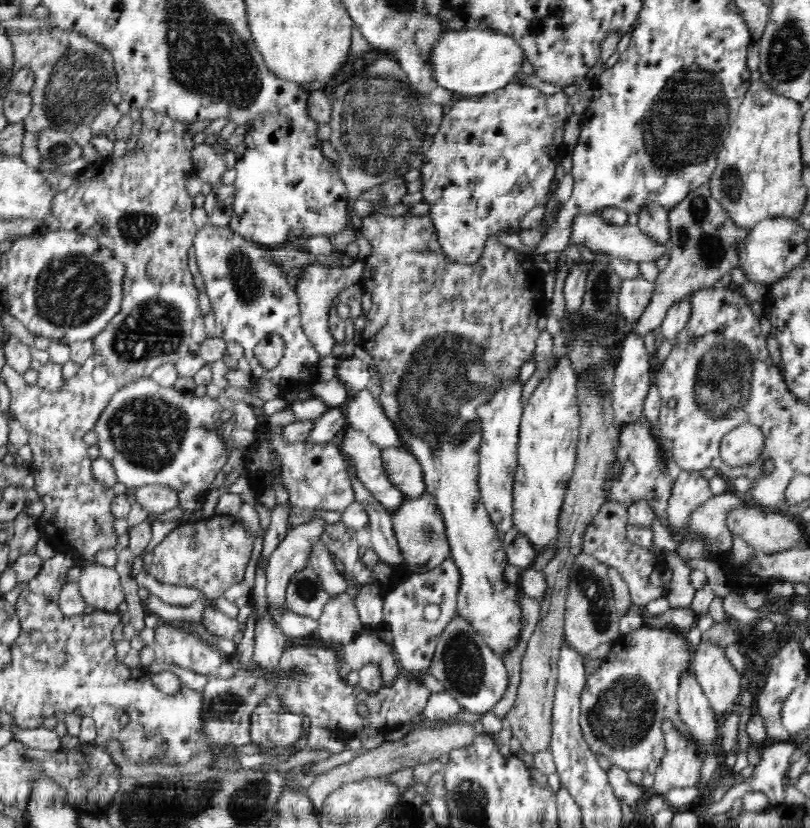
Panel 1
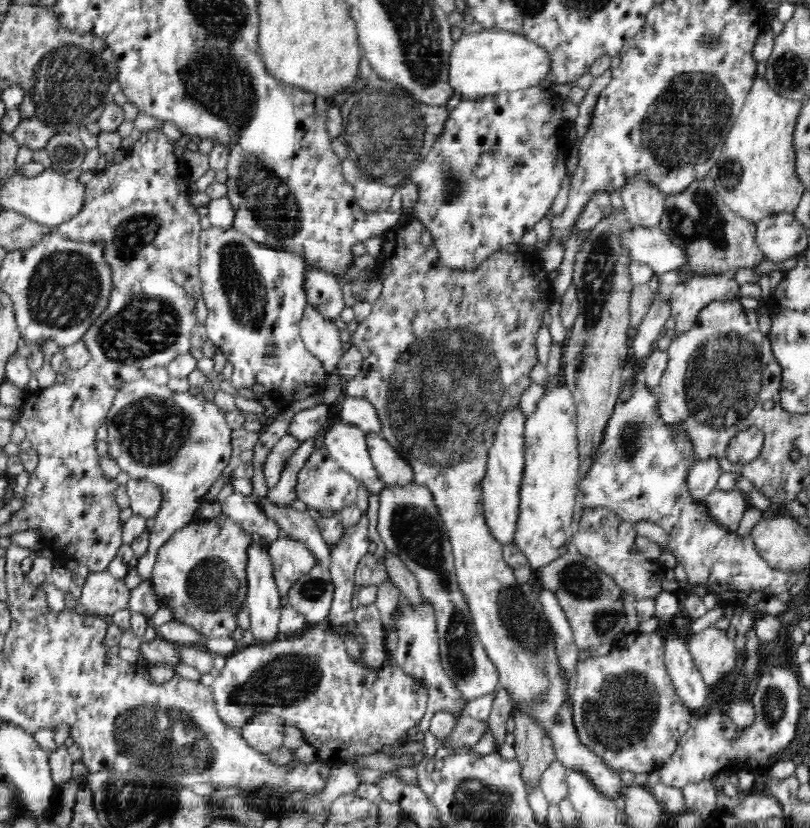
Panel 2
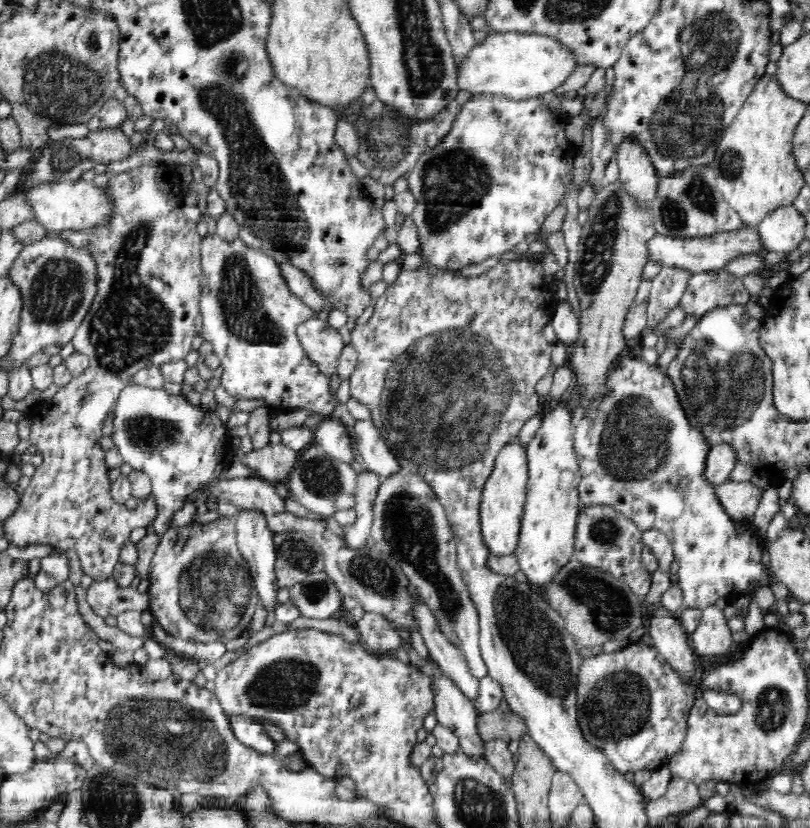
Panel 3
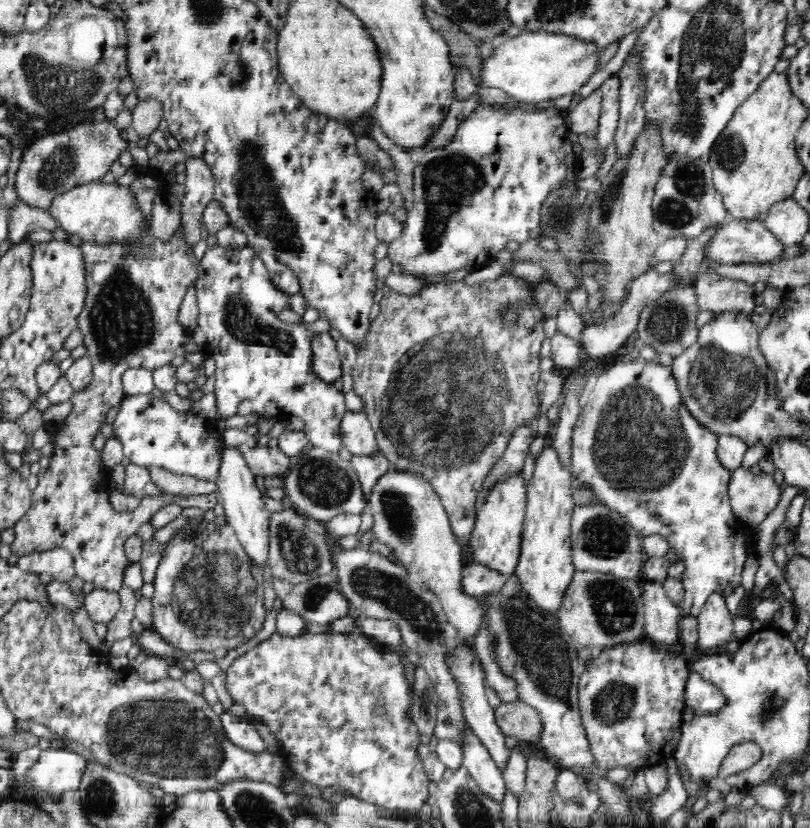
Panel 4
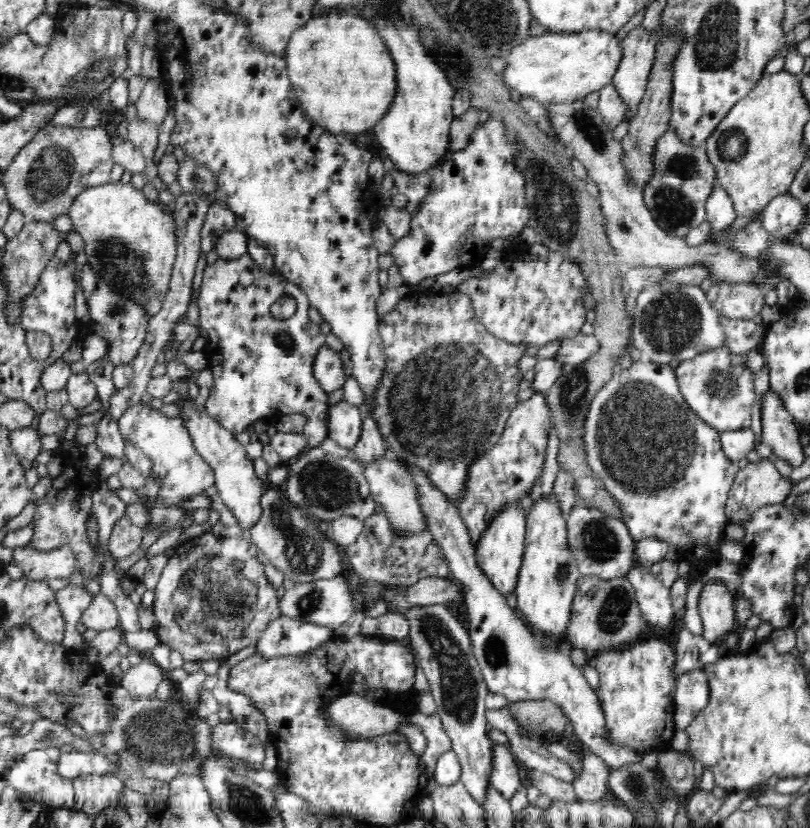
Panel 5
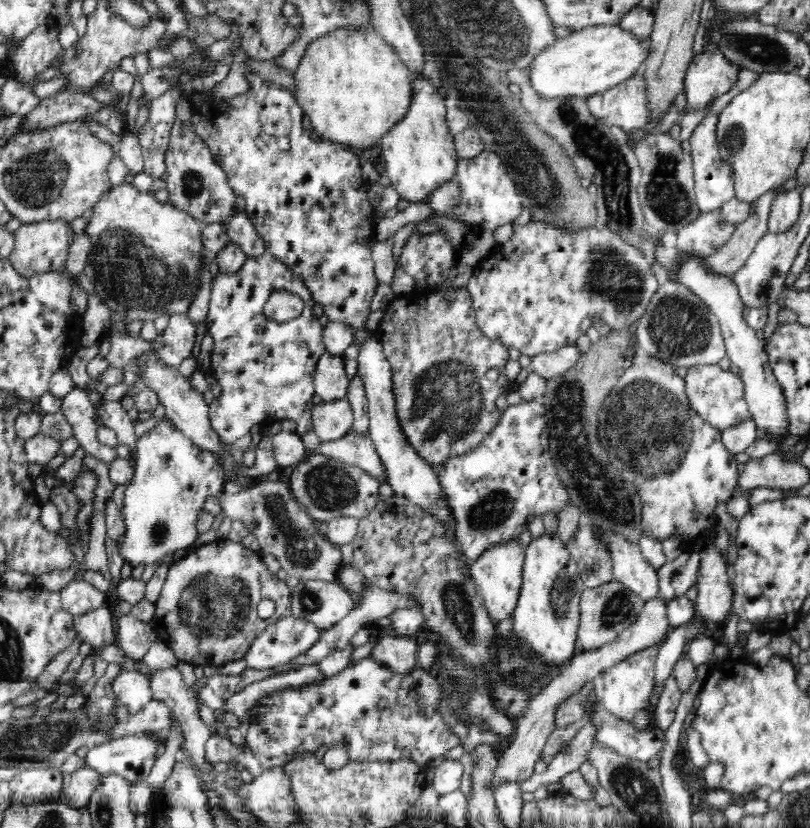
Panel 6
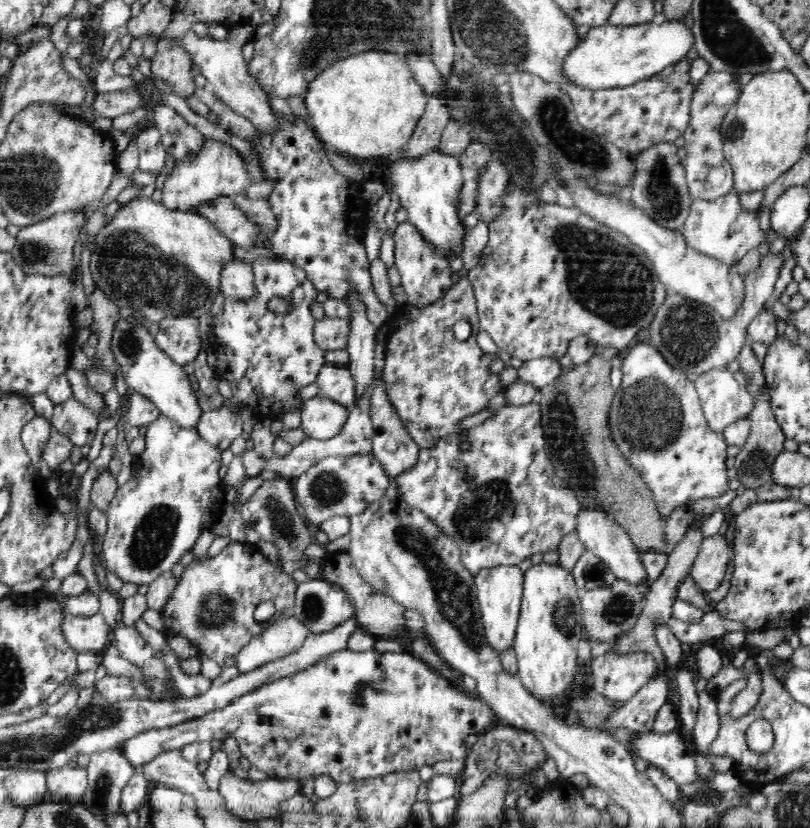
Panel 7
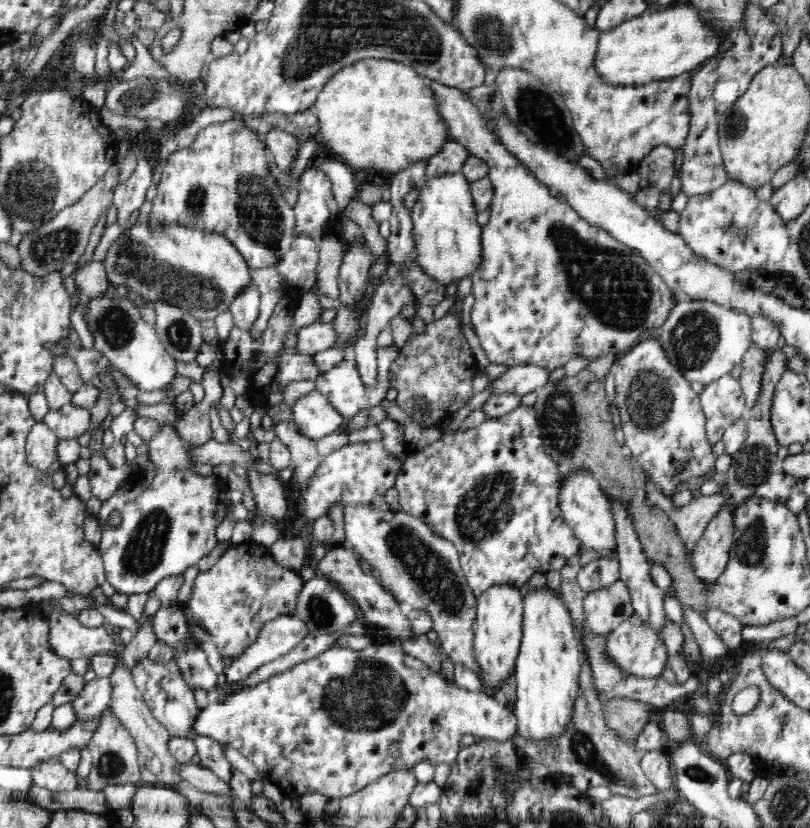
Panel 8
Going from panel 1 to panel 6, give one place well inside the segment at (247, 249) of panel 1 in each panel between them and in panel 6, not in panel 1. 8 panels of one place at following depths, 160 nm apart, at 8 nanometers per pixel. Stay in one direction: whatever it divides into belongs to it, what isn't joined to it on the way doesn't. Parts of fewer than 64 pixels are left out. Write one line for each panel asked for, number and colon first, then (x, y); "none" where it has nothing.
2: (255, 297)
3: (249, 315)
4: (264, 365)
5: (261, 366)
6: (265, 369)

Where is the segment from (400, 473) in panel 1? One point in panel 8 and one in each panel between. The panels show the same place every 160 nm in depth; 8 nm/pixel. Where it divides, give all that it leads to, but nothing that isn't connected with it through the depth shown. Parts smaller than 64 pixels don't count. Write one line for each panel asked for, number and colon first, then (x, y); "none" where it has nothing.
2: (393, 470)
3: (375, 453)
4: (357, 434)
5: (345, 420)
6: (331, 420)
7: (321, 418)
8: (315, 417)

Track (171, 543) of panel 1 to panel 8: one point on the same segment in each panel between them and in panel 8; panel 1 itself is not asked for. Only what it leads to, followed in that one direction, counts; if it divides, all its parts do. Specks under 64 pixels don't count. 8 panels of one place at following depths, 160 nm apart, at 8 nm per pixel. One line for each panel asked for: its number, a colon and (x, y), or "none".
2: (200, 574)
3: (200, 589)
4: (211, 596)
5: (213, 598)
6: (207, 614)
7: (213, 605)
8: (243, 591)

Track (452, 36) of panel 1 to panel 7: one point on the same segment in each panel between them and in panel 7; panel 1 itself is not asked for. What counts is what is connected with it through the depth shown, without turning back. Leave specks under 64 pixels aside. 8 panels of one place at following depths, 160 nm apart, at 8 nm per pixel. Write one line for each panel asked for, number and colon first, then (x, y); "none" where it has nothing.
2: (481, 65)
3: (517, 65)
4: (535, 66)
5: (557, 67)
6: (593, 60)
7: (612, 56)

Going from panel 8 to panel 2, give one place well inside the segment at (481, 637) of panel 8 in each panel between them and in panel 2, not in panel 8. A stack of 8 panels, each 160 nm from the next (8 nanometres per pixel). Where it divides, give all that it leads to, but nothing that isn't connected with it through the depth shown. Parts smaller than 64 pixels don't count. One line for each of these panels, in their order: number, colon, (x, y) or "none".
2: (500, 488)
3: (503, 501)
4: (496, 541)
5: (499, 553)
6: (498, 573)
7: (499, 588)

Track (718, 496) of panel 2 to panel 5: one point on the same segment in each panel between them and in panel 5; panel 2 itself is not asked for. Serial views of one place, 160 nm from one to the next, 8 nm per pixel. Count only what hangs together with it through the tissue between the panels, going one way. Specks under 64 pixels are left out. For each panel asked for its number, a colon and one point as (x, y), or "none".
3: (740, 500)
4: (752, 497)
5: (760, 484)

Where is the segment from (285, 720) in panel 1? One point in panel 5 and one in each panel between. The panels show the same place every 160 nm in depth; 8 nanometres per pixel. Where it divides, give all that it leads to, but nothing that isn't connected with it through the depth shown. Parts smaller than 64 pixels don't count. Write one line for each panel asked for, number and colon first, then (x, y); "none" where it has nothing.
2: (264, 732)
3: (250, 734)
4: (241, 732)
5: (229, 739)

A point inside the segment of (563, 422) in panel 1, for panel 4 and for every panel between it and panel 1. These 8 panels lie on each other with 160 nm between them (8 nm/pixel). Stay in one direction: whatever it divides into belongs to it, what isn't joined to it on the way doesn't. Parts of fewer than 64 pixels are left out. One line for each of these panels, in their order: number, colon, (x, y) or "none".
2: (548, 493)
3: (546, 542)
4: (545, 567)

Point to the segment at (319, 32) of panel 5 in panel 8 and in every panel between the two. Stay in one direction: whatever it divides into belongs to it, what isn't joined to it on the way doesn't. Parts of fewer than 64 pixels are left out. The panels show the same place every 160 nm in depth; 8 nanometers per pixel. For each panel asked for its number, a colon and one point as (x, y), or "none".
6: (353, 86)
7: (367, 105)
8: (377, 113)

